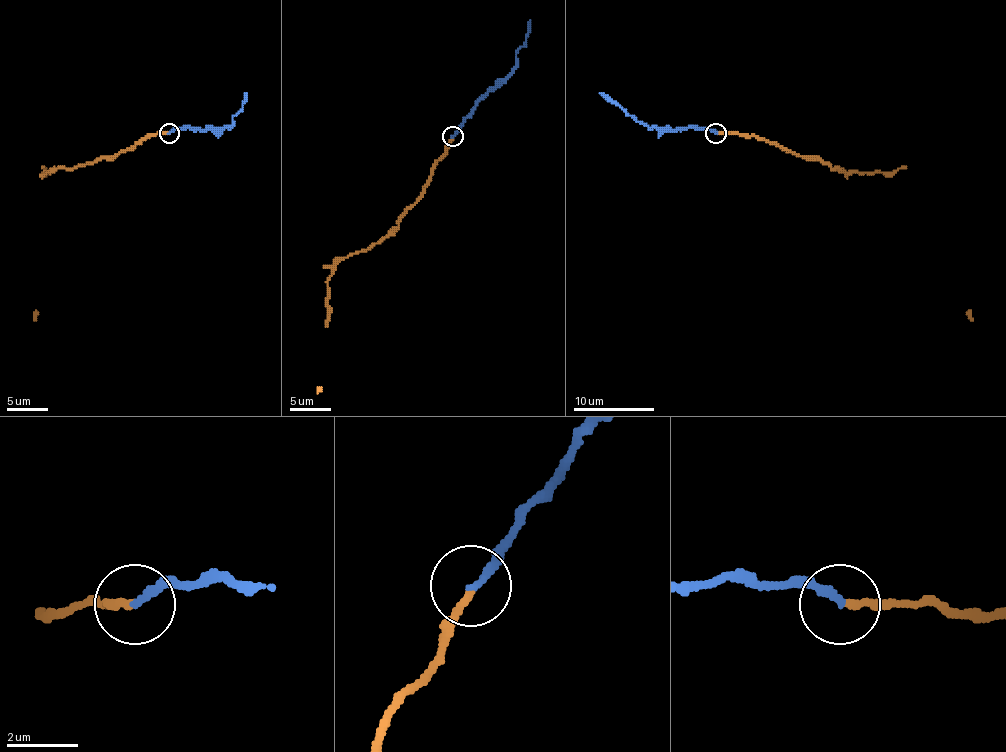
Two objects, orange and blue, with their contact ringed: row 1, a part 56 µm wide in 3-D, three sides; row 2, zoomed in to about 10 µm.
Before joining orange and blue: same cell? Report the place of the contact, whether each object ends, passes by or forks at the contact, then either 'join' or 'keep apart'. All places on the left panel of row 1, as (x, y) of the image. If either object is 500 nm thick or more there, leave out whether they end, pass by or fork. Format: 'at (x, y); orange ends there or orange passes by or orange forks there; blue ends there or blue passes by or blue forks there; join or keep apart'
at (169, 133); orange ends there; blue ends there; join

